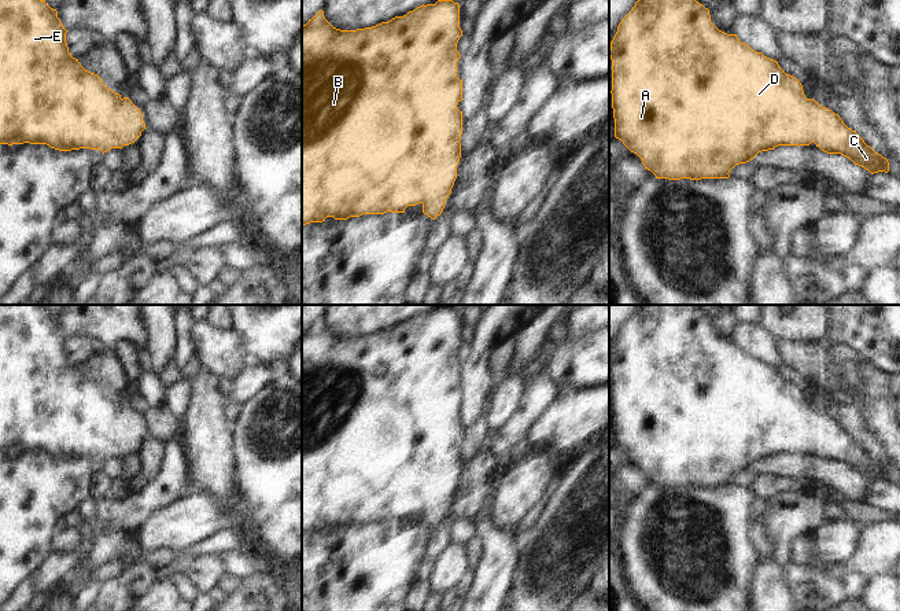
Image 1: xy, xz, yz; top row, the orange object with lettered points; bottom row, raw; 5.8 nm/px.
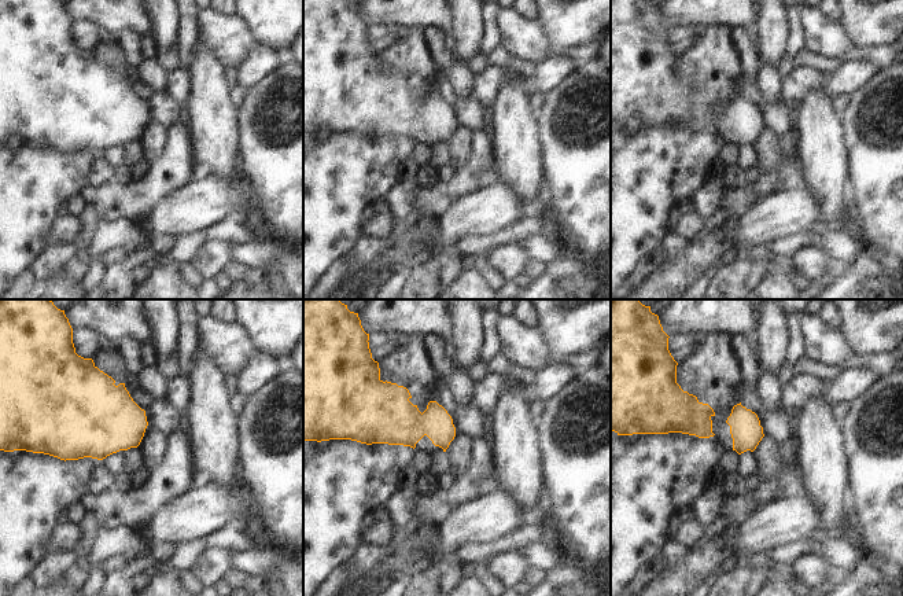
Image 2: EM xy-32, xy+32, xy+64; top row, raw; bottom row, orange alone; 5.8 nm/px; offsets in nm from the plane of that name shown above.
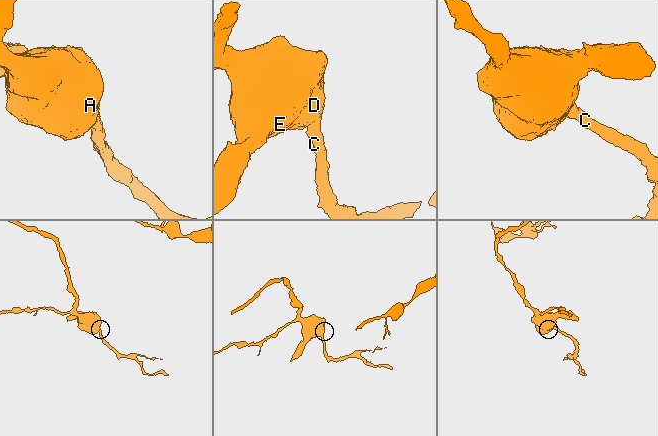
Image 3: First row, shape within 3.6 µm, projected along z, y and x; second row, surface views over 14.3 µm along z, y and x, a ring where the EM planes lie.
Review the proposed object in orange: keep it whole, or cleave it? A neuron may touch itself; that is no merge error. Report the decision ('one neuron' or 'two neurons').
one neuron

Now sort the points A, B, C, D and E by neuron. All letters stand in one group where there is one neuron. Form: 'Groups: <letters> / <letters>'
Groups: A B C D E

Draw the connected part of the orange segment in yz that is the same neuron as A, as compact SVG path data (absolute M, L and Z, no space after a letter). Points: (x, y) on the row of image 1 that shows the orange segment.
M638 0L632 10L621 19L617 32L611 41L609 56L612 59L612 108L615 118L615 137L634 154L637 154L645 169L650 170L656 178L668 180L701 180L701 178L729 178L730 170L739 163L746 163L759 152L774 150L778 146L809 146L812 141L827 154L841 154L849 158L855 165L868 170L871 174L889 172L889 162L881 154L875 152L864 140L851 128L848 128L838 114L822 107L814 99L807 99L801 82L786 74L777 60L756 52L748 44L741 43L737 34L727 34L719 30L712 22L709 10L696 0Z

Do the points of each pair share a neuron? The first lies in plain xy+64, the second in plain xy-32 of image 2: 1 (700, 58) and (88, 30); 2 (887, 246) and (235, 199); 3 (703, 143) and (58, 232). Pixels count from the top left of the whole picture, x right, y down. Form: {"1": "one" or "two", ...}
{"1": "two", "2": "two", "3": "two"}

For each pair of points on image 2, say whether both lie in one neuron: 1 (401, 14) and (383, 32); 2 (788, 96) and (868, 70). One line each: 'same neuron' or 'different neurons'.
1: different neurons
2: same neuron

